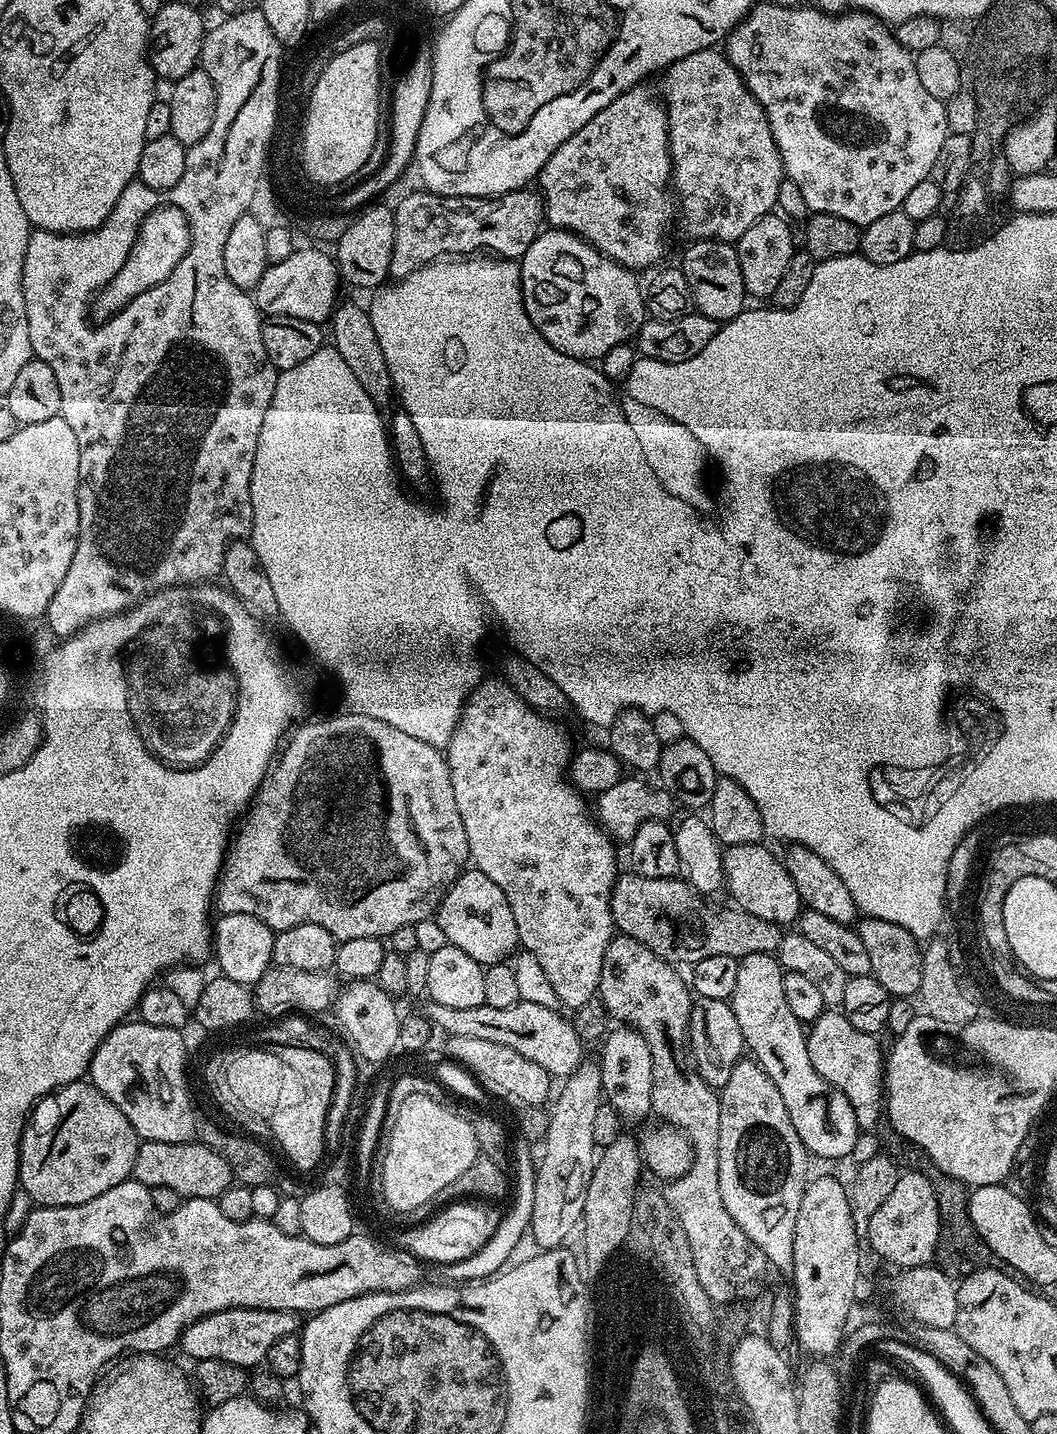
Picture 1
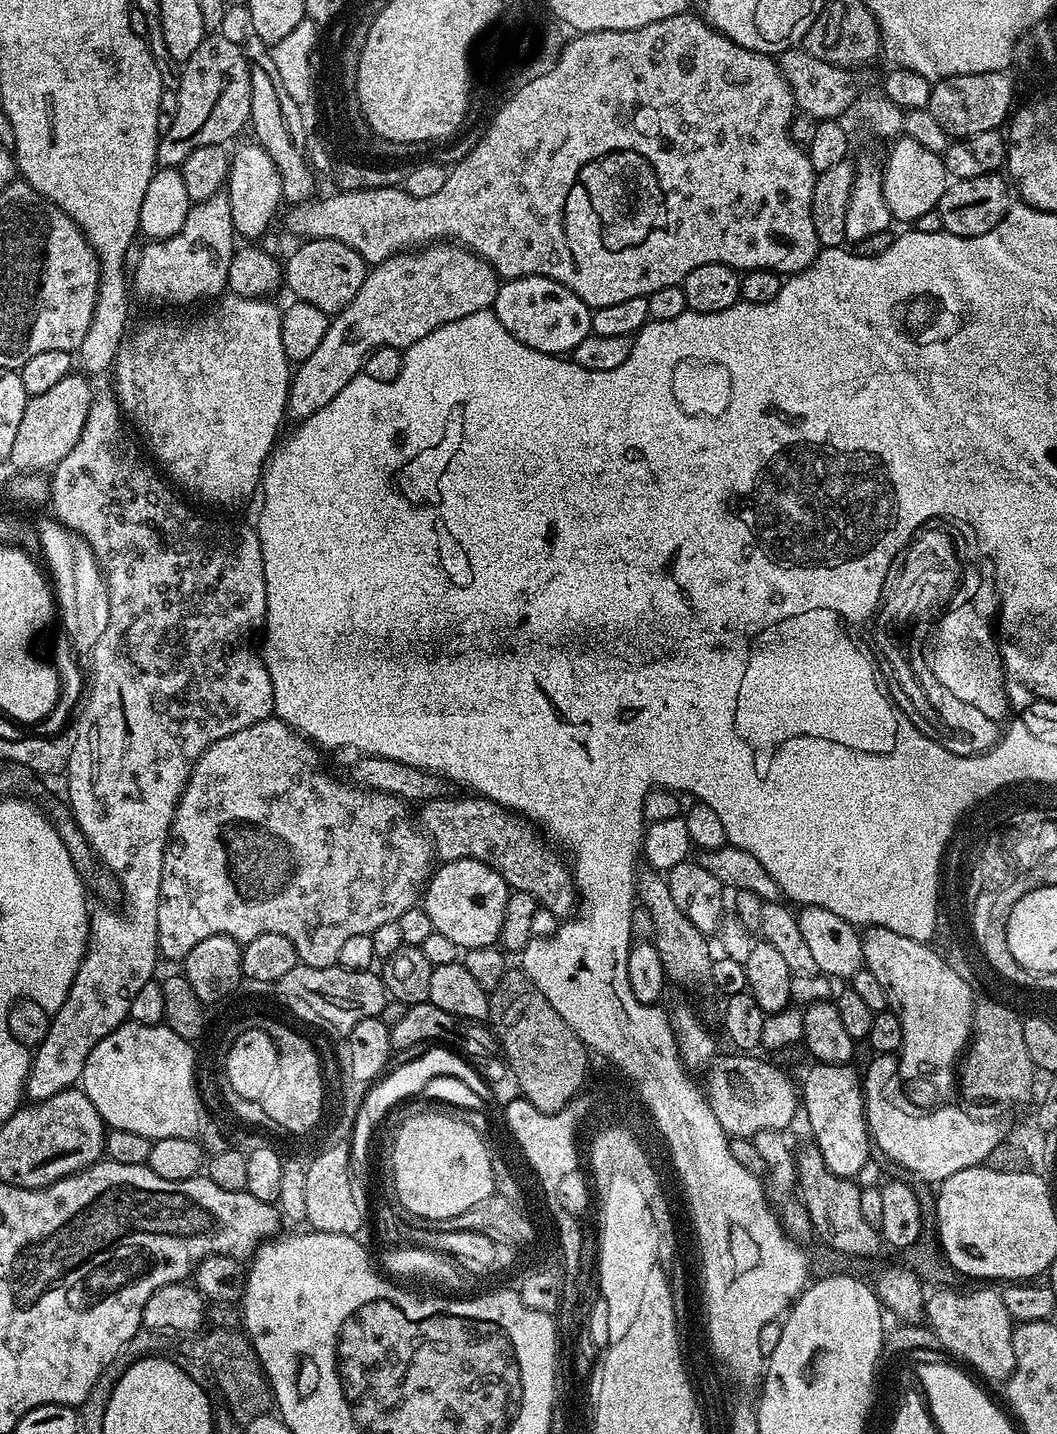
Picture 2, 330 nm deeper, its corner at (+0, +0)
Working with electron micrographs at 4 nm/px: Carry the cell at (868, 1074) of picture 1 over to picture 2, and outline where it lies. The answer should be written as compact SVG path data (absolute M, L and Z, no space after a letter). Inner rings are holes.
M819 1062L811 1065L813 1068L809 1070L804 1076L804 1088L802 1084L802 1112L808 1115L808 1128L812 1131L811 1139L816 1145L816 1149L822 1154L822 1158L826 1158L826 1166L830 1166L830 1170L834 1170L834 1174L839 1176L847 1176L849 1178L855 1178L862 1166L865 1165L868 1159L870 1159L870 1137L868 1134L868 1120L864 1117L864 1090L862 1087L862 1076L859 1071L855 1072L855 1067L847 1064L821 1064Z

